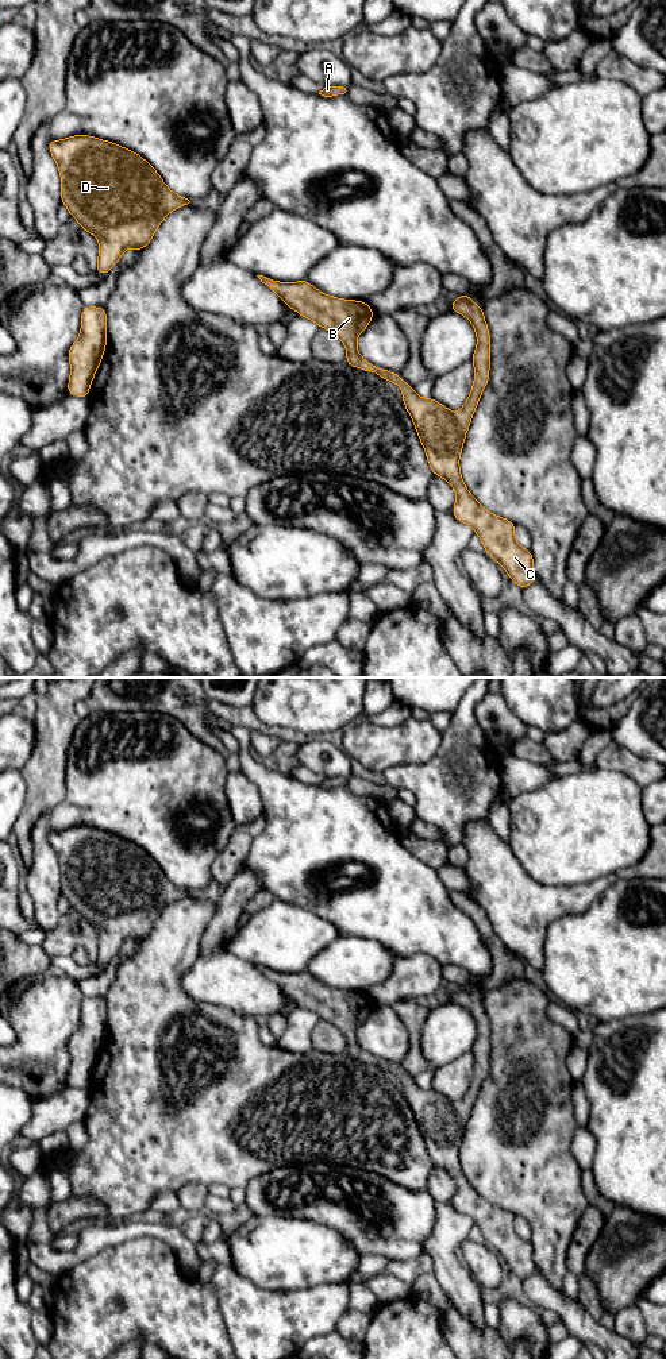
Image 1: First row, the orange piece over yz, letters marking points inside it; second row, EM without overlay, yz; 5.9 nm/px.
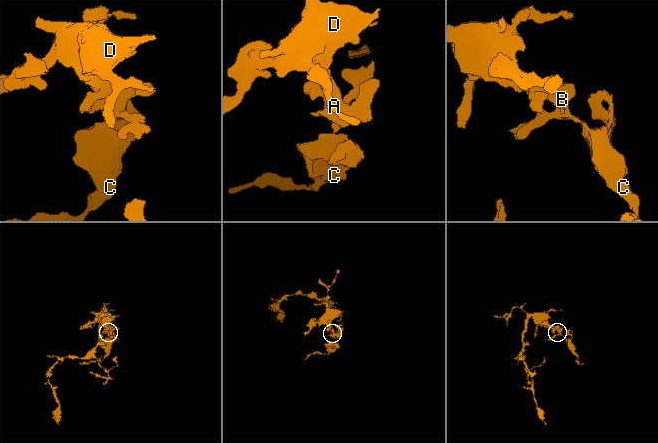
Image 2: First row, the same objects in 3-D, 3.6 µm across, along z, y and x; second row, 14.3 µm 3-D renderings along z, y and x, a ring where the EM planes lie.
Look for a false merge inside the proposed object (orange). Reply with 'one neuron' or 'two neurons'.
one neuron

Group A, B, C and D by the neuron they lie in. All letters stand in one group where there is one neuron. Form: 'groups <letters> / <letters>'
groups A B C D

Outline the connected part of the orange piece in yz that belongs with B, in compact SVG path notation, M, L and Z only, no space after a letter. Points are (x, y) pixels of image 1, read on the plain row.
M263 966L257 968L299 1007L315 1012L320 1019L338 1027L347 1041L344 1054L374 1063L401 1080L404 1097L415 1115L432 1166L442 1167L455 1181L457 1192L451 1205L474 1220L482 1232L485 1244L504 1258L516 1277L521 1281L531 1277L536 1271L534 1248L530 1240L524 1240L516 1233L516 1216L489 1204L470 1185L459 1159L466 1123L489 1072L490 1026L484 1009L484 999L474 996L471 988L465 984L458 987L449 999L449 1001L467 1008L477 1026L477 1038L470 1050L474 1055L474 1074L467 1092L458 1100L455 1108L451 1100L438 1092L420 1089L412 1077L400 1069L400 1065L380 1059L359 1046L357 1030L376 1005L365 992L342 991L324 985L307 970L277 973Z

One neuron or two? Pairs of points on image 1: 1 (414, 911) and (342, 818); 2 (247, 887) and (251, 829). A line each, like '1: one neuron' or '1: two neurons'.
1: one neuron
2: two neurons

